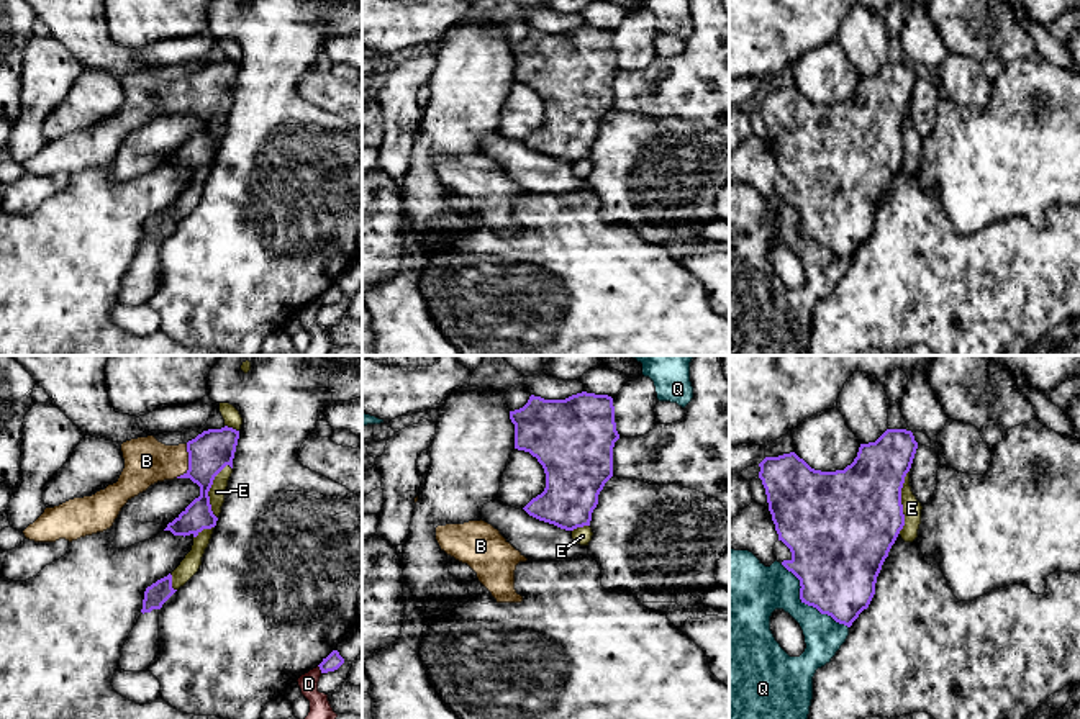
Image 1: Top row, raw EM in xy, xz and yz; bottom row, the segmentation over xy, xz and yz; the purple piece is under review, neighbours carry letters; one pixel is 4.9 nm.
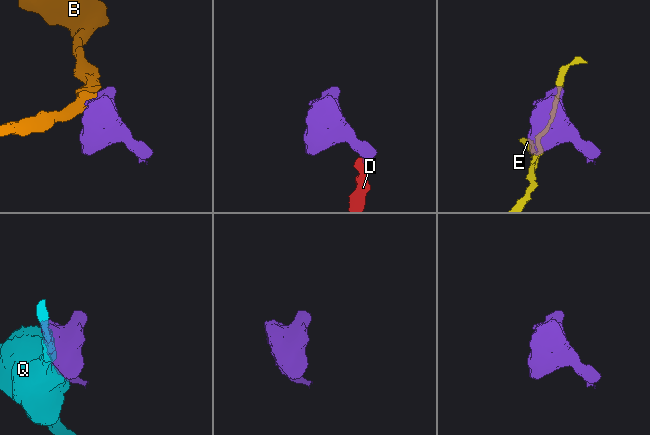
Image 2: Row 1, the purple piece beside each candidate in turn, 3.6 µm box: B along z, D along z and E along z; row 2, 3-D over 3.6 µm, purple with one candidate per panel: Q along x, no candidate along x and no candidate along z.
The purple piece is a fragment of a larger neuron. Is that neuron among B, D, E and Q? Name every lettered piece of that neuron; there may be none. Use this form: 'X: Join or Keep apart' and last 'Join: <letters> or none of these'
B: Join
D: Keep apart
E: Keep apart
Q: Keep apart
Join: B

